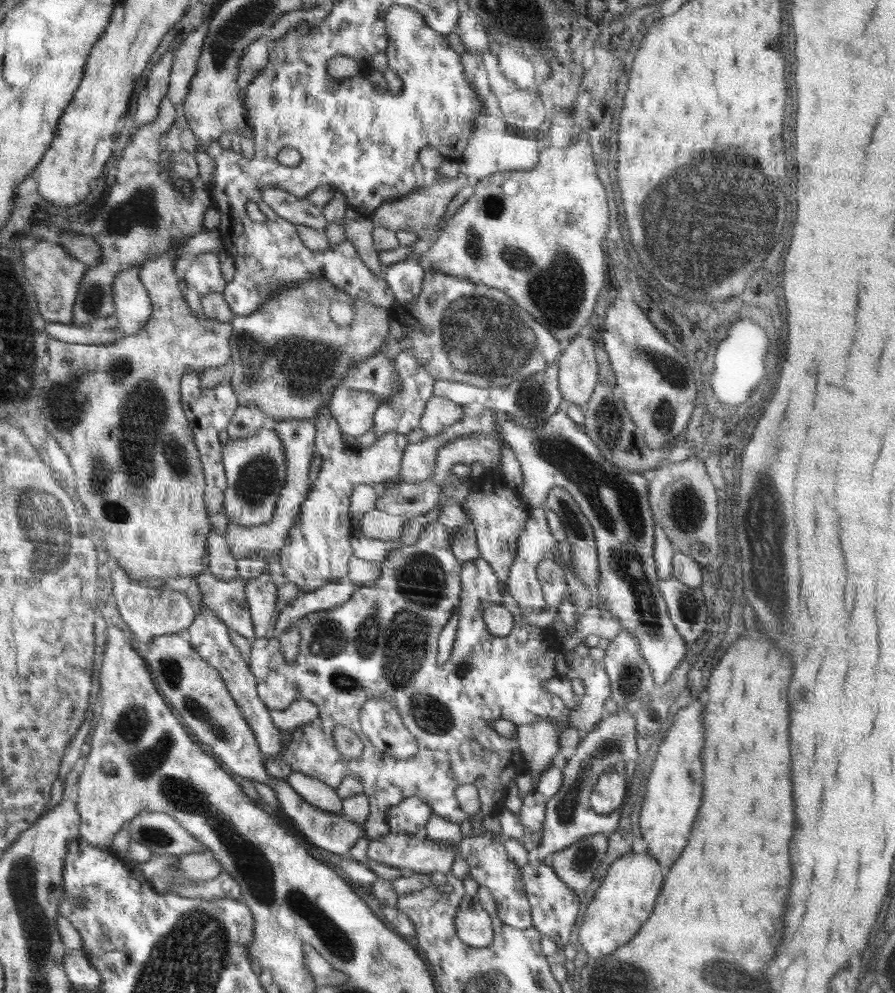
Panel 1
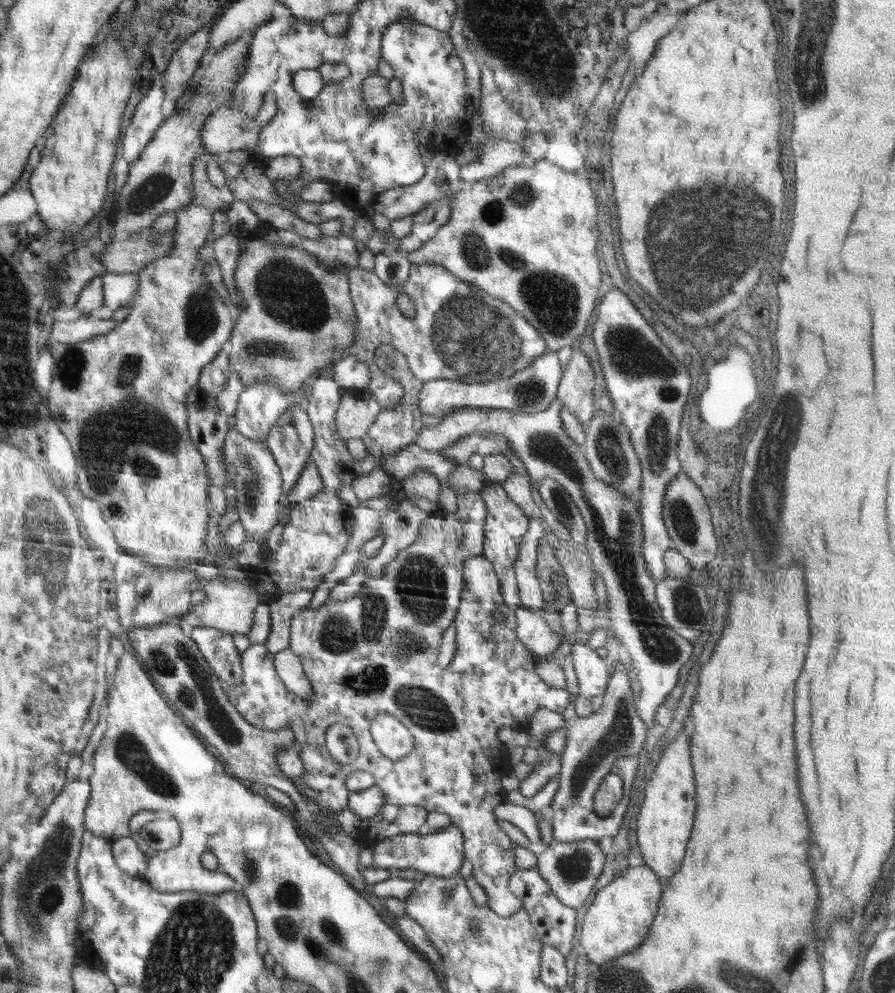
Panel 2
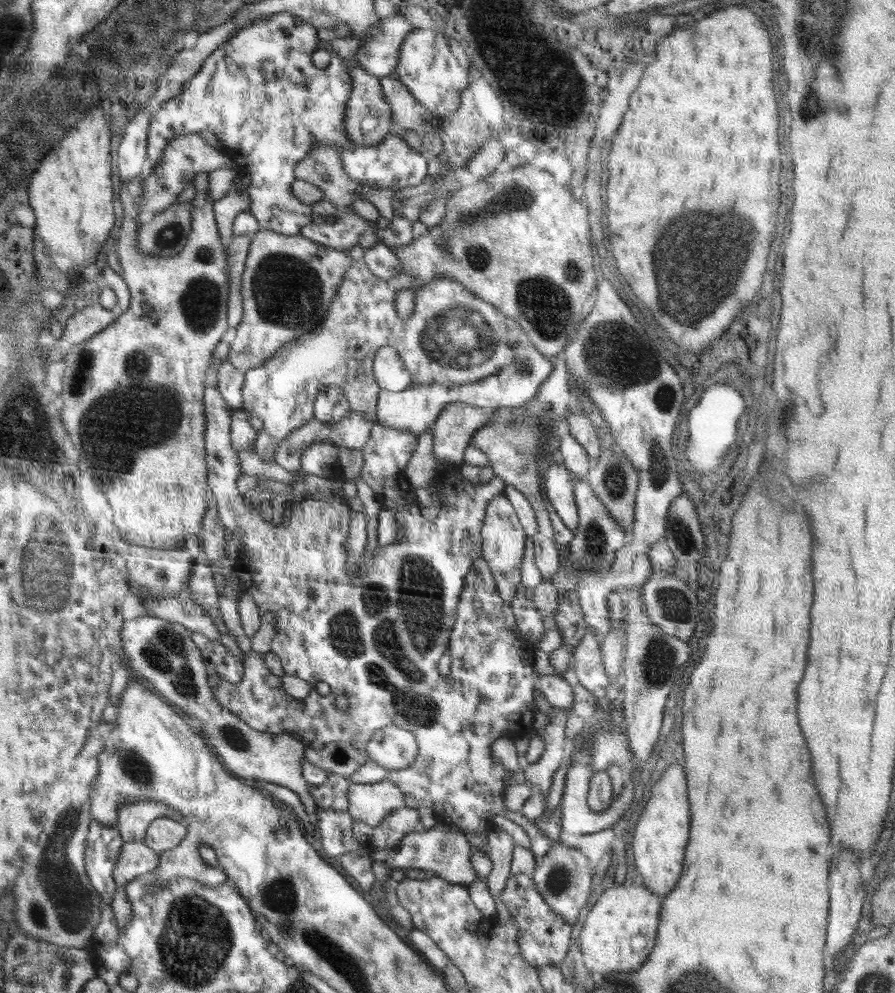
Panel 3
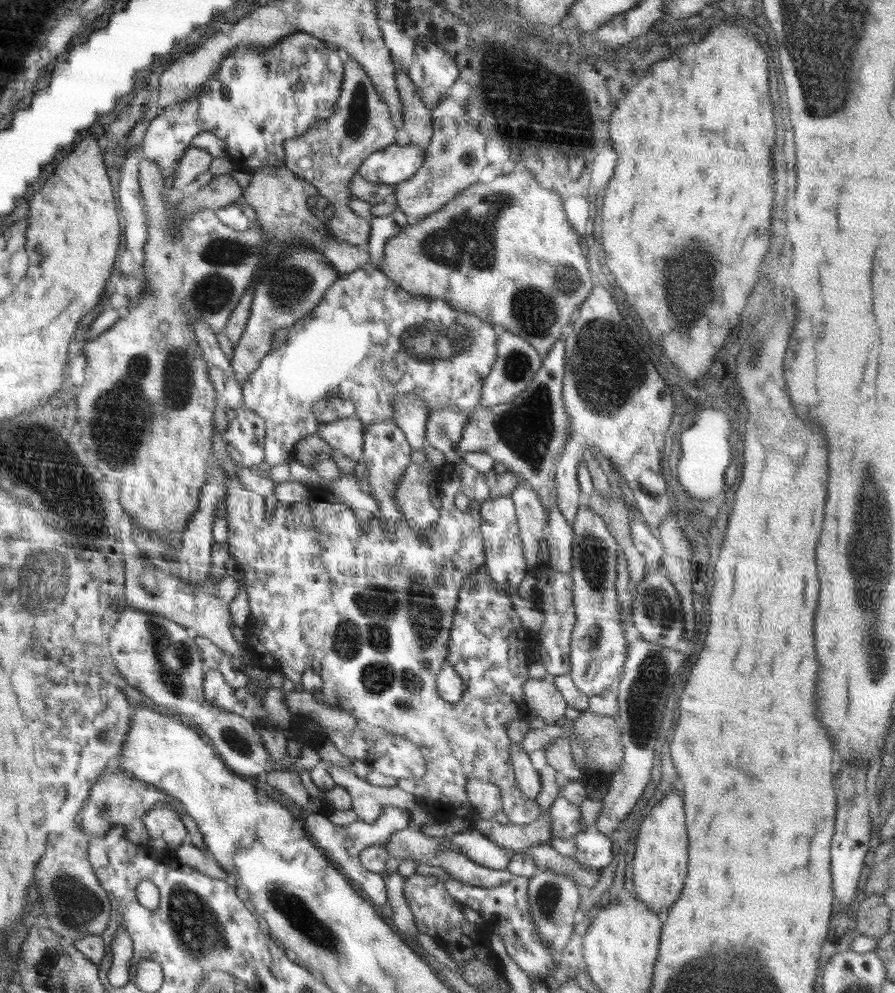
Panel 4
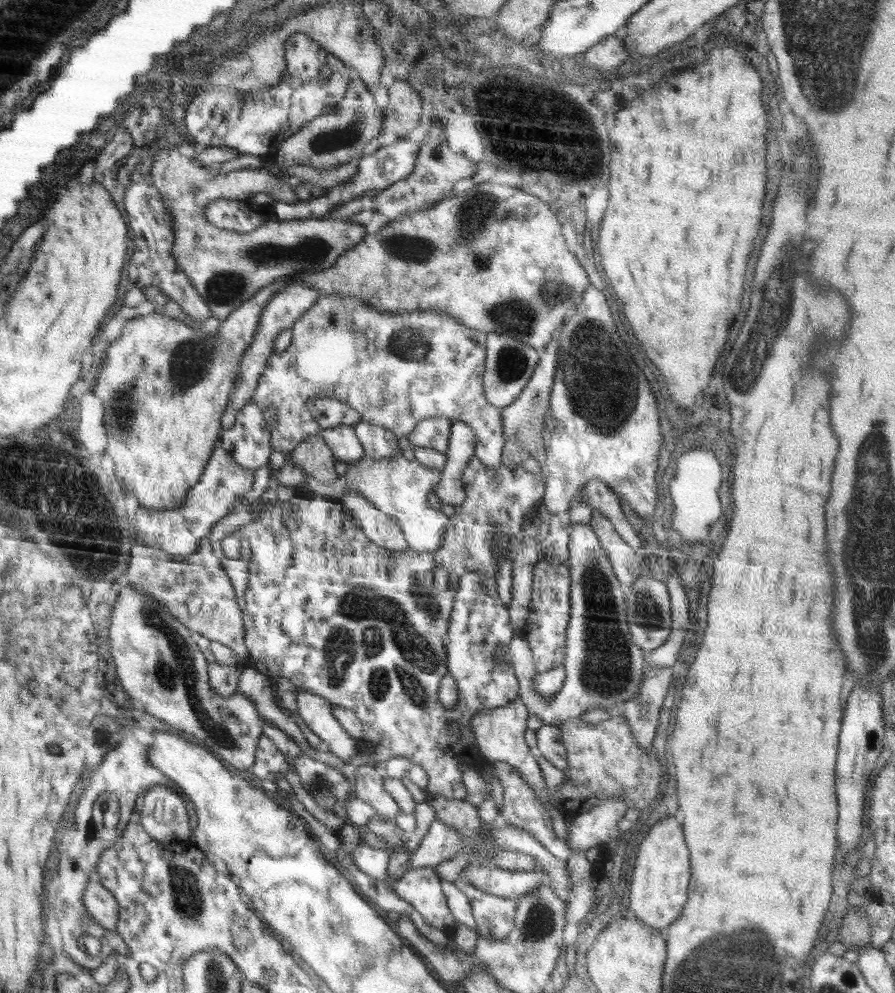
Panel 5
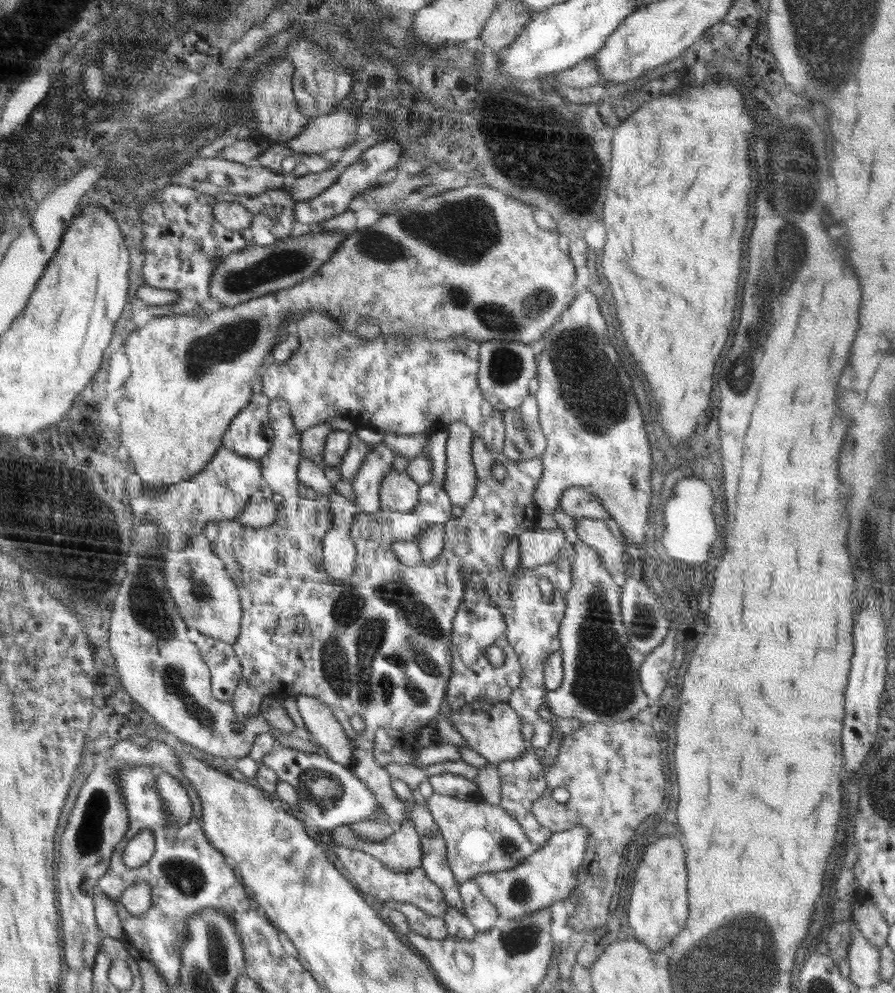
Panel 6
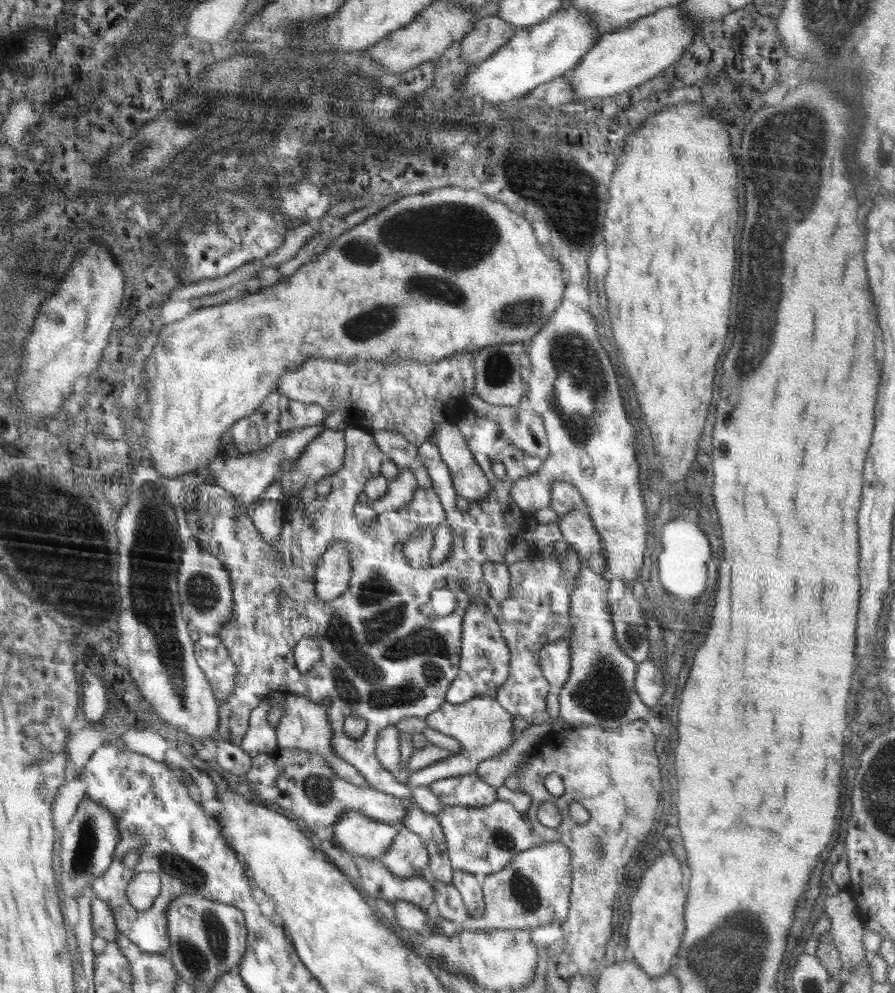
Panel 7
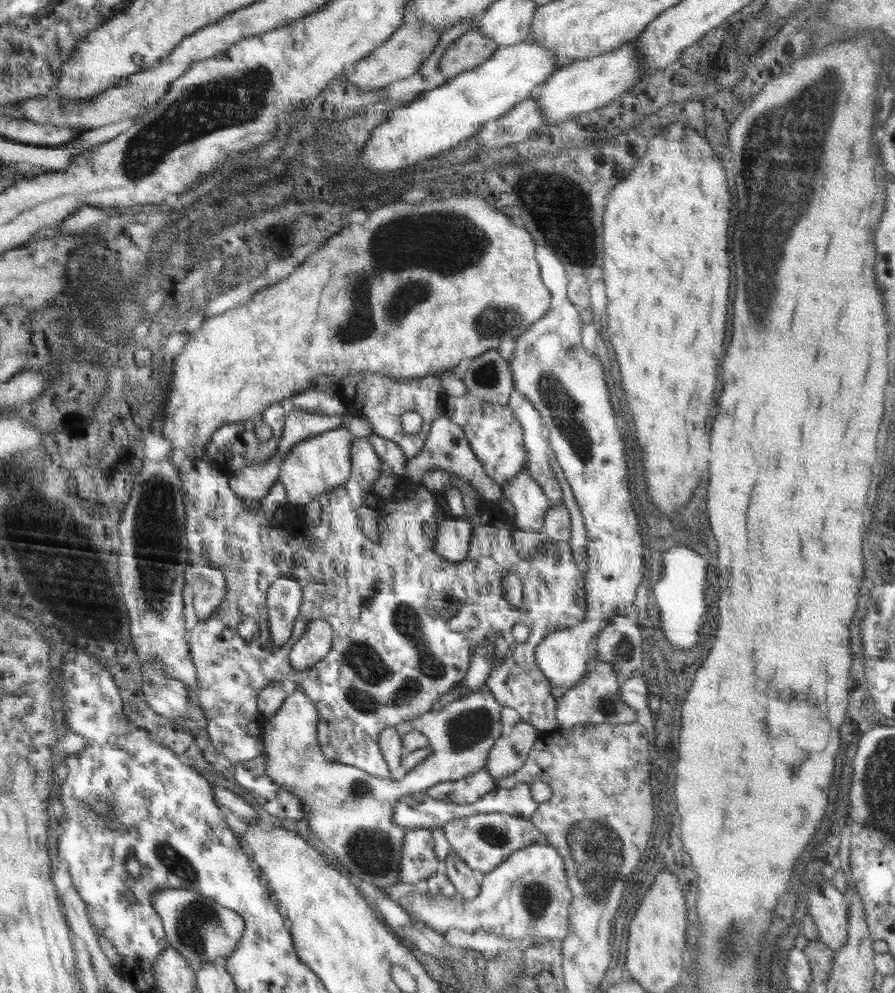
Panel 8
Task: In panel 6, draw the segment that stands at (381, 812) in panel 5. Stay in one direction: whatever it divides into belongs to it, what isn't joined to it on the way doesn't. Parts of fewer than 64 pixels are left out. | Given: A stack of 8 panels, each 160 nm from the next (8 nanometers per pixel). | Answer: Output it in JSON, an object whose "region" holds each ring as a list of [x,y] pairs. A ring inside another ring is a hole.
{"region":[[[271,399],[268,416],[274,438],[268,454],[259,459],[259,466],[264,485],[269,485],[278,499],[274,522],[270,526],[252,528],[233,519],[211,521],[204,526],[204,534],[212,543],[214,554],[220,557],[226,572],[238,588],[242,607],[240,633],[233,644],[242,667],[239,685],[230,701],[237,714],[235,727],[241,727],[251,716],[260,714],[262,699],[282,687],[285,687],[292,699],[300,695],[313,696],[326,704],[344,727],[345,733],[352,737],[352,772],[374,793],[379,806],[390,816],[390,824],[398,828],[404,821],[413,822],[421,840],[421,868],[442,889],[448,904],[443,918],[430,916],[415,904],[406,901],[387,900],[378,903],[378,906],[385,904],[388,908],[399,910],[406,917],[410,928],[426,938],[444,940],[452,937],[462,942],[472,940],[477,930],[463,914],[465,908],[459,895],[459,884],[447,861],[446,841],[427,806],[417,802],[407,804],[395,795],[391,787],[391,774],[378,765],[374,758],[375,732],[383,728],[390,736],[395,736],[396,748],[411,753],[414,764],[416,755],[424,747],[436,742],[438,734],[435,723],[445,698],[450,705],[450,711],[460,711],[466,704],[487,700],[491,704],[513,702],[521,720],[533,726],[530,739],[532,748],[544,749],[549,745],[553,731],[552,721],[545,722],[537,710],[548,692],[544,684],[547,658],[553,652],[561,650],[559,628],[572,584],[572,547],[566,545],[551,564],[538,566],[530,571],[520,571],[518,568],[512,575],[508,575],[502,565],[506,545],[512,536],[519,537],[527,530],[538,528],[540,513],[535,510],[533,496],[543,473],[542,461],[540,458],[510,460],[501,452],[488,450],[476,432],[469,432],[468,446],[475,466],[475,491],[468,504],[462,507],[462,516],[455,517],[451,513],[452,503],[443,489],[448,433],[444,429],[431,431],[422,452],[430,461],[432,475],[441,486],[434,486],[431,482],[421,485],[414,512],[380,510],[374,514],[358,513],[349,530],[357,550],[356,568],[351,578],[340,582],[330,580],[324,570],[323,538],[334,522],[329,498],[325,494],[319,494],[314,500],[302,498],[296,489],[297,466],[302,459],[301,442],[300,432],[294,428],[289,404],[282,399]],[[496,462],[507,469],[507,475],[502,480],[495,480],[492,476],[492,467]],[[436,523],[443,523],[445,530],[443,551],[437,556],[437,560],[432,564],[423,563],[414,567],[399,562],[391,544],[404,539],[414,540],[418,532]],[[541,576],[548,578],[552,584],[553,600],[543,598],[539,588]],[[490,646],[500,648],[504,654],[504,661],[498,667],[487,661],[485,650]],[[354,714],[360,714],[366,724],[361,733],[351,732],[349,720]]]}

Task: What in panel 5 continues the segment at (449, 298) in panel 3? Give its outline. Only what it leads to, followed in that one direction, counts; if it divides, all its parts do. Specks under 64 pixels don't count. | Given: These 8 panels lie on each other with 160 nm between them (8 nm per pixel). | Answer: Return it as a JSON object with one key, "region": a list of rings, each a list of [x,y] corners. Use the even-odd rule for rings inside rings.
{"region":[[[319,295],[317,301],[294,323],[291,329],[292,340],[290,345],[285,351],[282,351],[282,353],[273,352],[270,355],[270,358],[266,361],[261,379],[258,381],[257,390],[254,391],[252,398],[252,401],[258,405],[258,408],[263,413],[269,408],[275,408],[277,412],[275,427],[270,430],[271,447],[274,450],[284,455],[290,455],[297,444],[304,442],[309,436],[321,430],[317,420],[310,414],[308,403],[311,399],[325,399],[330,397],[340,402],[348,403],[350,407],[358,411],[362,421],[389,428],[398,439],[412,432],[415,426],[424,419],[445,416],[451,421],[466,423],[468,426],[471,426],[475,432],[477,442],[475,456],[479,458],[479,461],[484,466],[490,466],[491,468],[498,468],[501,464],[502,449],[507,441],[502,430],[501,407],[489,404],[483,389],[487,333],[468,328],[460,324],[457,320],[454,320],[454,317],[451,317],[445,312],[439,313],[432,309],[416,309],[411,313],[381,313],[371,304],[366,304],[358,297],[343,297],[340,295]]]}

